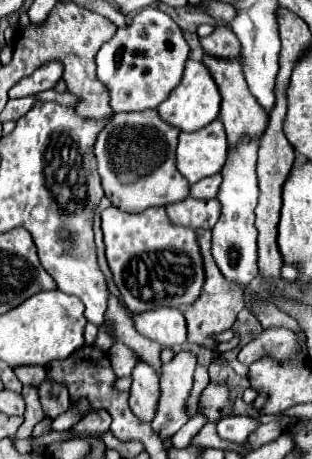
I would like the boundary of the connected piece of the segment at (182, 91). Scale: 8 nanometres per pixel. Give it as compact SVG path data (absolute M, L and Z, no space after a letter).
M186 61L186 69L184 69L184 77L182 77L180 85L176 89L172 89L168 99L158 105L160 119L182 131L196 131L200 127L206 127L210 121L214 121L218 117L218 111L220 111L218 87L216 87L214 79L210 77L208 69L200 61Z

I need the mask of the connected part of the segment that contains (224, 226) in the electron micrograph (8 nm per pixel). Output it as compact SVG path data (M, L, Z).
M244 135L234 147L228 149L228 159L222 167L222 185L218 189L218 201L222 203L220 219L212 229L212 255L220 271L228 281L236 281L248 285L258 269L256 269L256 227L254 227L254 209L258 205L258 175L256 175L256 159L258 159L260 141Z

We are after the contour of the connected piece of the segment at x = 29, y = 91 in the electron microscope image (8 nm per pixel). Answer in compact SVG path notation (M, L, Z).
M48 61L40 69L36 69L32 77L24 77L24 81L14 85L8 95L10 99L18 99L18 97L28 97L28 95L36 95L40 91L52 89L60 81L62 73L64 73L64 65L60 61Z

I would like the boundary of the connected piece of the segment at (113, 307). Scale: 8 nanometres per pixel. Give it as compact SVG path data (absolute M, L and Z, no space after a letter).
M110 295L108 309L106 309L106 315L104 315L104 323L98 327L98 337L94 341L94 347L108 353L116 341L128 345L132 351L142 355L160 373L162 345L148 341L146 337L136 333L136 329L132 325L132 317L128 315L128 309L114 295Z

